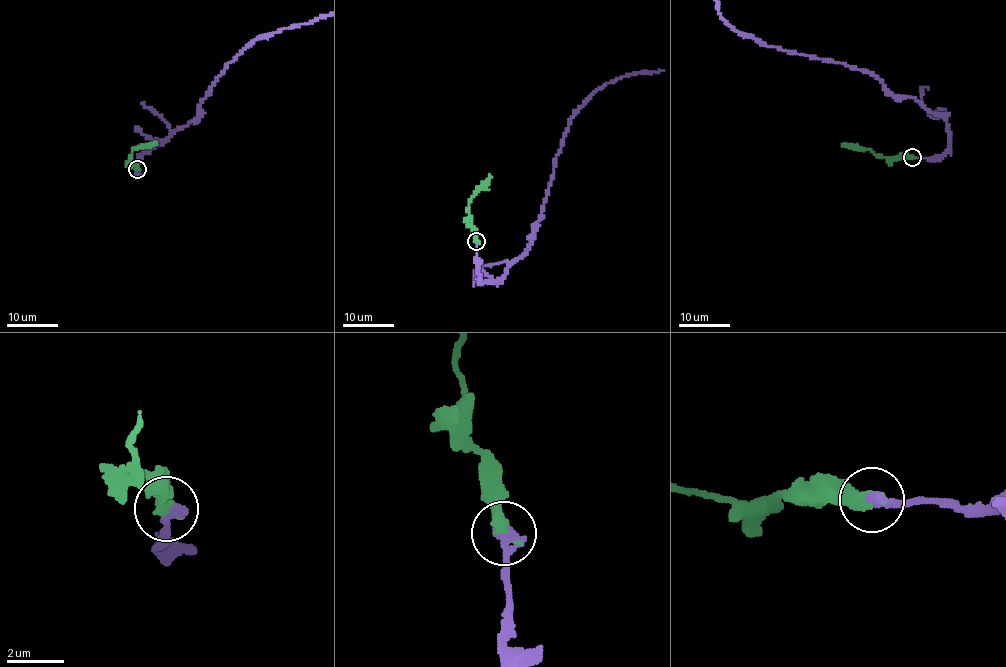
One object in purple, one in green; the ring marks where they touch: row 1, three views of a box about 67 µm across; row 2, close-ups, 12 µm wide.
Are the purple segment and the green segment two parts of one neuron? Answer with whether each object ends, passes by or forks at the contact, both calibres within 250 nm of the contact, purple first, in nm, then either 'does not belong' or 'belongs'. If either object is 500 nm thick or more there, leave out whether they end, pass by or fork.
purple ends there; green ends there; 360 nm thick on the purple side, 440 nm on the other; belongs

